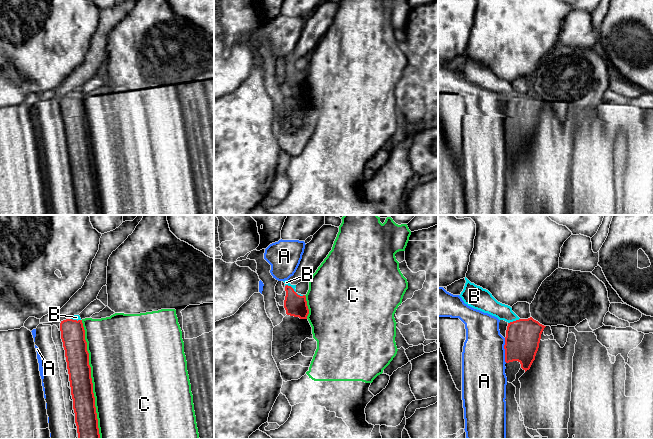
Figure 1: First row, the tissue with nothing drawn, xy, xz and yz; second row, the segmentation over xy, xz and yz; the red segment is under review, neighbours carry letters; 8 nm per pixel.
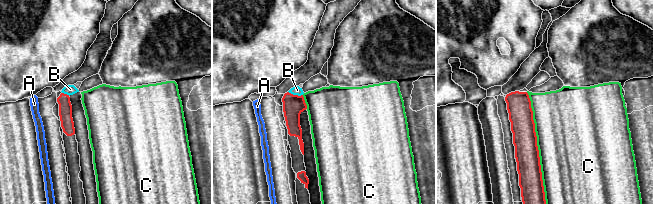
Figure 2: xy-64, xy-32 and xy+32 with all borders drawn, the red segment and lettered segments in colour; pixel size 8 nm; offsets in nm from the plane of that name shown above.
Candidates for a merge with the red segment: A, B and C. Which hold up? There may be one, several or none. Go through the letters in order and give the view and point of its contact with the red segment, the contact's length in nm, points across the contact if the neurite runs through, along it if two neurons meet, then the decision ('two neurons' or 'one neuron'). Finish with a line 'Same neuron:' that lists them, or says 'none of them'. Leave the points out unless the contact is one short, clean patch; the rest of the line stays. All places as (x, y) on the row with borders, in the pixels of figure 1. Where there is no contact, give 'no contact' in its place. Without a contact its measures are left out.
A: contact yz (505, 350); length 200 nm; two neurons
B: contact yz (513, 321); length 100 nm; way yz (523, 336), (513, 321), (504, 312), (488, 304); one neuron
C: contact xy (91, 379); length 950 nm; two neurons
Same neuron: B

